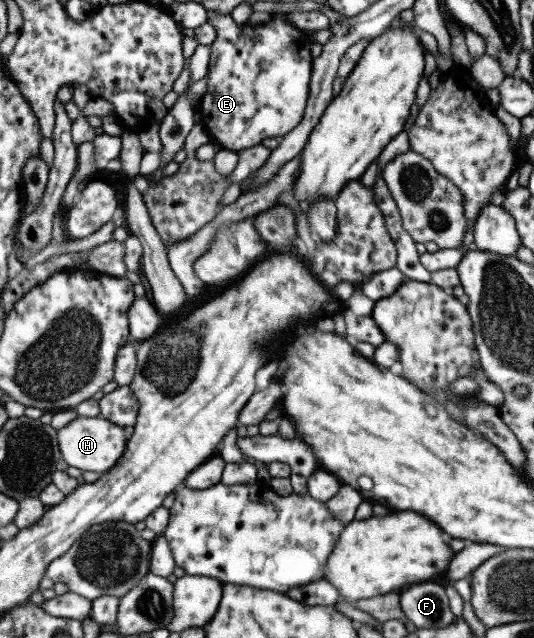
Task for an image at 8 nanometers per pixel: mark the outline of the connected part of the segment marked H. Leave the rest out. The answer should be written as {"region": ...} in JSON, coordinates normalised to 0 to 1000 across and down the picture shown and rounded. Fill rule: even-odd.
{"region":[[[185,650],[180,654],[142,652],[127,665],[105,674],[107,701],[112,718],[129,732],[152,738],[176,738],[193,743],[228,715],[238,693],[232,676],[223,666],[199,660]]]}

